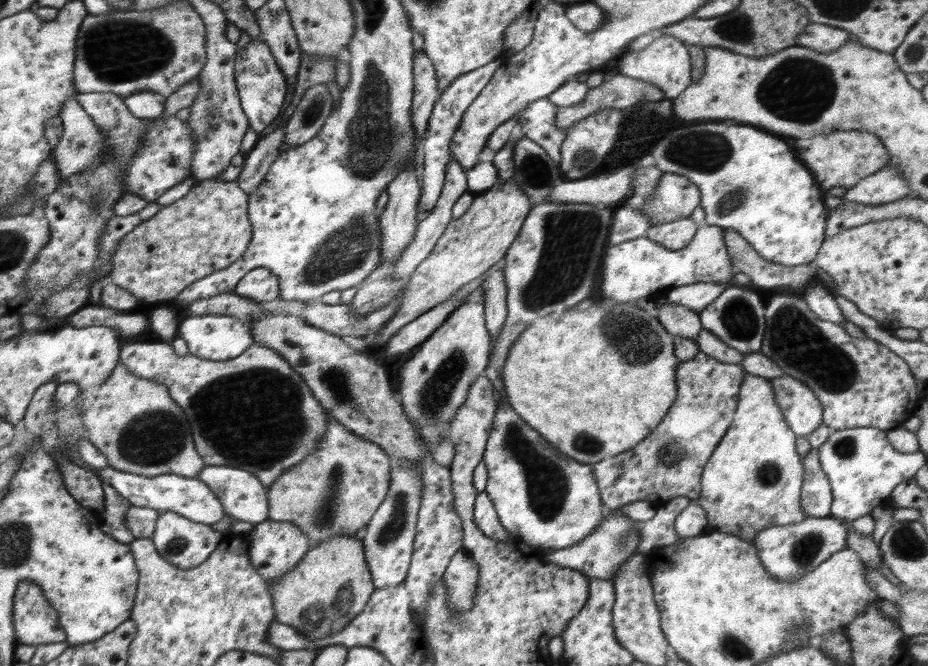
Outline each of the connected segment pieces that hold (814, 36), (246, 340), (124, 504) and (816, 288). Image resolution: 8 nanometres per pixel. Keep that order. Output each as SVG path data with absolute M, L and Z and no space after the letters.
M810 23L804 33L796 39L796 46L814 49L820 53L828 54L844 46L844 43L853 37L846 30L832 28L824 24Z
M202 315L186 318L178 327L178 336L187 342L190 354L212 361L236 358L243 353L252 343L251 326L238 317L224 315Z
M102 483L105 504L100 528L118 542L132 543L134 535L126 528L126 515L132 504L124 496L120 496L110 484Z
M812 279L802 297L807 302L808 308L820 318L839 325L846 321L834 295L822 285L822 281Z

